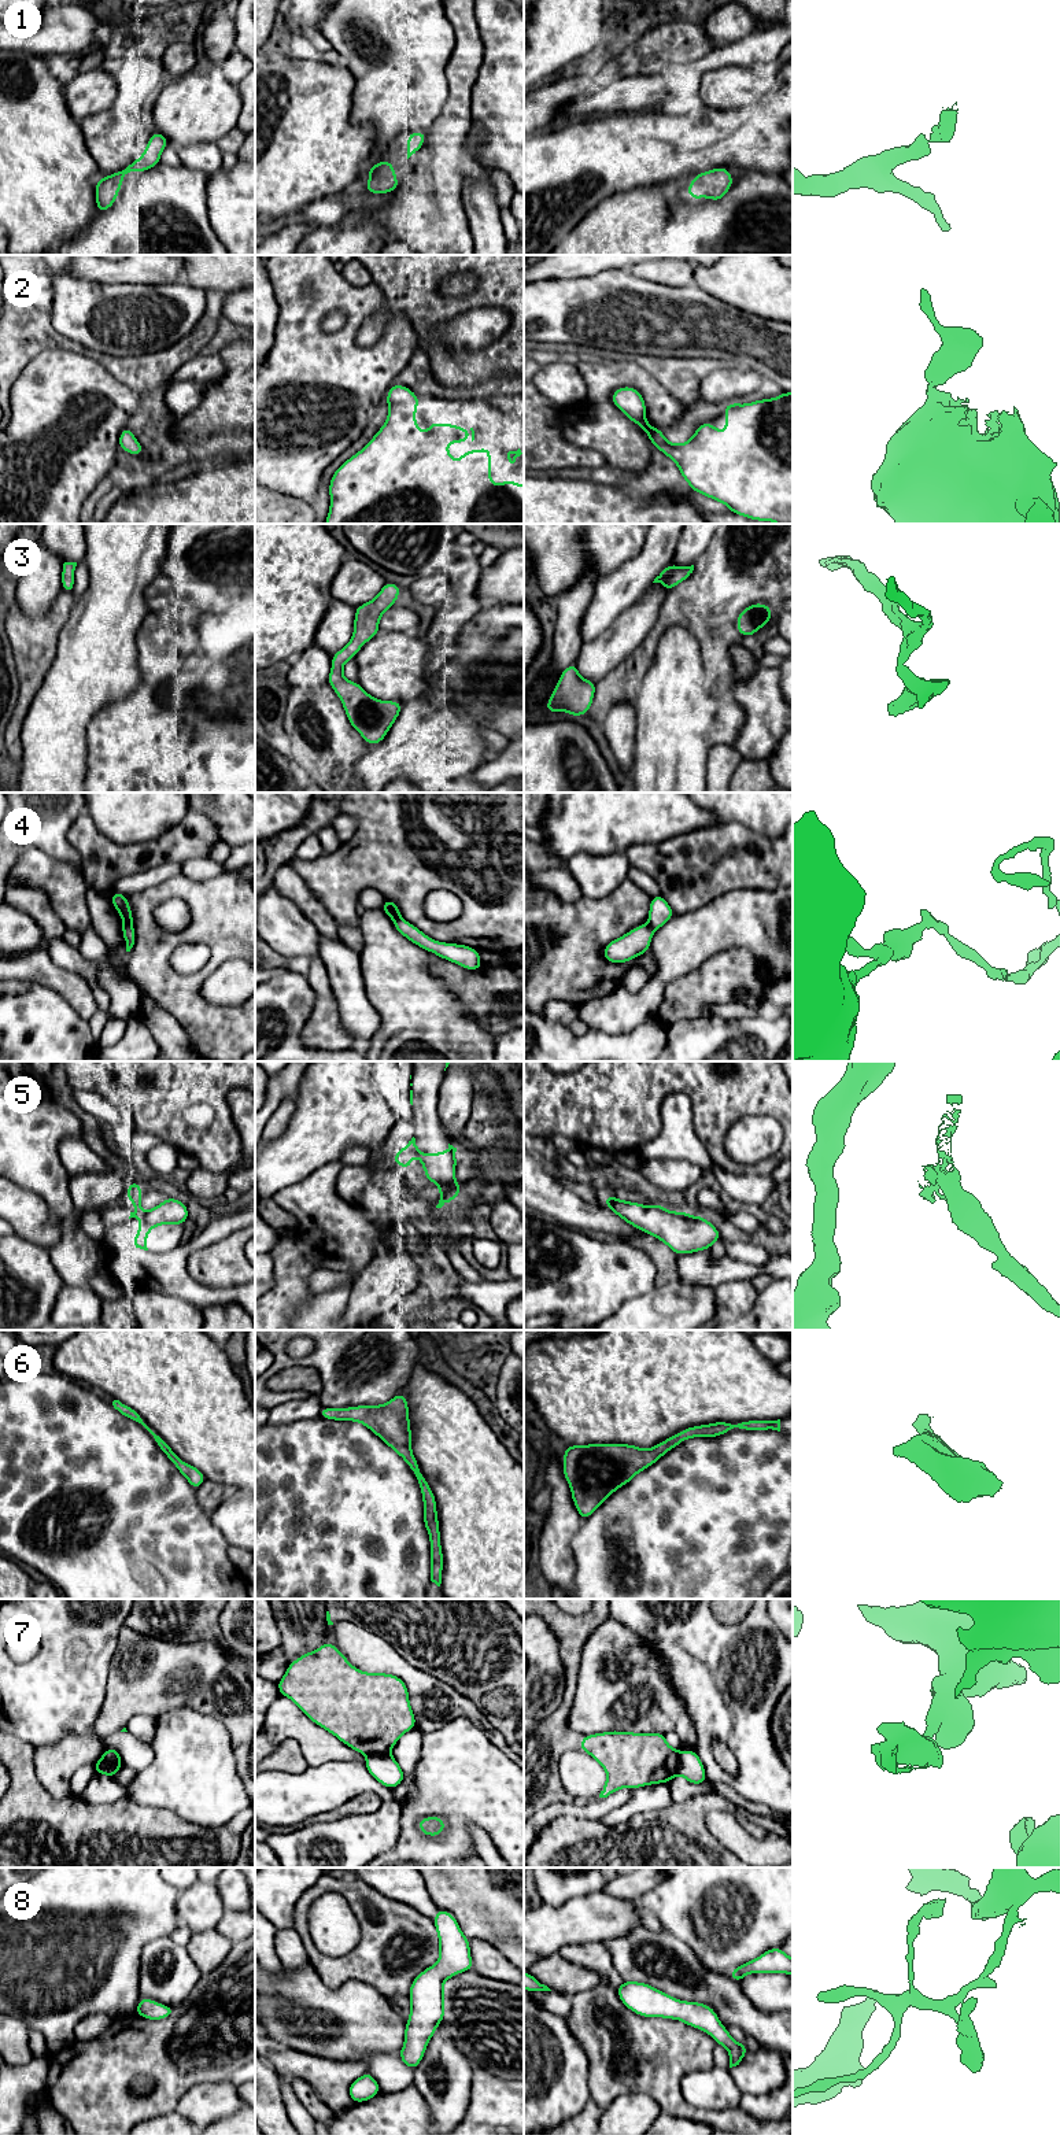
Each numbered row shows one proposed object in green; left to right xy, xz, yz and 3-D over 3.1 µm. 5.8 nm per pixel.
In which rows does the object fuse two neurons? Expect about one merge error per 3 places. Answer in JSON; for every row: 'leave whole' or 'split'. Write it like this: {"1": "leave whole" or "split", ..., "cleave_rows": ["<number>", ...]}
{"1": "leave whole", "2": "leave whole", "3": "leave whole", "4": "split", "5": "leave whole", "6": "leave whole", "7": "split", "8": "leave whole", "cleave_rows": ["4", "7"]}

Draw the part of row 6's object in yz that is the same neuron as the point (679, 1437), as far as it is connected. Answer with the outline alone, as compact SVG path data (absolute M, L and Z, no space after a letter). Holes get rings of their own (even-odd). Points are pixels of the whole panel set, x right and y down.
M778 1421L714 1422L687 1427L650 1449L628 1444L568 1445L564 1452L564 1477L581 1521L587 1519L614 1491L628 1484L686 1438L719 1437L732 1429L778 1430Z

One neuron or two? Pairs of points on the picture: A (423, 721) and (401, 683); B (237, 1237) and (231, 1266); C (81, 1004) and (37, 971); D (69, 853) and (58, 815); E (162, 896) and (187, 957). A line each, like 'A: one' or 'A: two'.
A: two
B: one
C: one
D: one
E: two

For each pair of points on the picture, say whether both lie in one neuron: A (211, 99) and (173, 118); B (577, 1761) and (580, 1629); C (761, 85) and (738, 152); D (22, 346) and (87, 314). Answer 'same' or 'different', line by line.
A: same
B: different
C: different
D: different

